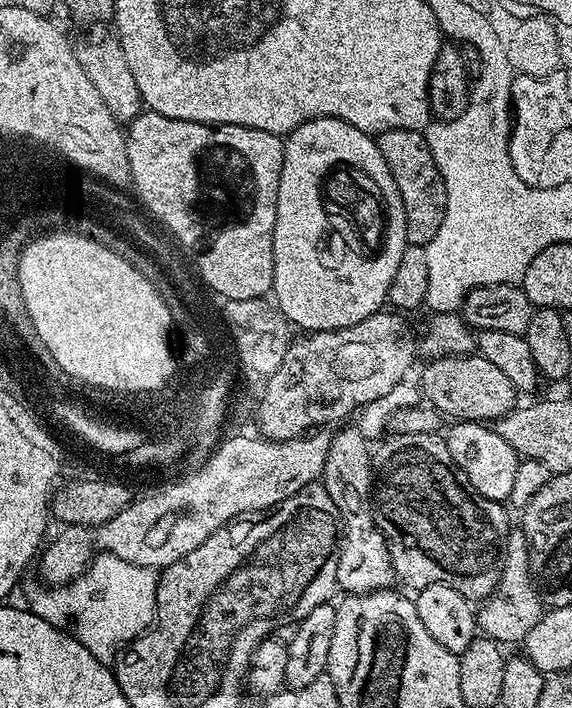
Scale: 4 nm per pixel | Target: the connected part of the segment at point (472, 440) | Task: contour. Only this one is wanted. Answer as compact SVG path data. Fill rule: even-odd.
M456 422L451 426L453 428L446 432L450 458L459 475L466 481L467 487L475 495L485 496L488 500L507 501L510 485L514 483L514 474L521 461L510 442L499 436L495 427L484 422Z

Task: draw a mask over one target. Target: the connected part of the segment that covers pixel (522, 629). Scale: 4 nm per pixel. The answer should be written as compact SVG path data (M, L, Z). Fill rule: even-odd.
M509 531L508 539L504 541L500 580L496 584L496 589L479 605L476 612L479 631L487 639L495 640L501 646L519 645L528 637L530 630L534 630L545 611L546 605L532 584L532 575L528 569L528 543L523 531Z

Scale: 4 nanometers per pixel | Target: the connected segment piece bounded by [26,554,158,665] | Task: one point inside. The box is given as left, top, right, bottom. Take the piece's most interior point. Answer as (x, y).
(114, 602)

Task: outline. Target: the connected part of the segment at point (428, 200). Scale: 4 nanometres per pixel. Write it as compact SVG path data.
M391 128L379 133L375 141L378 150L382 150L382 158L386 158L386 166L390 166L390 174L402 198L408 243L426 246L434 234L438 234L438 226L442 226L446 190L442 174L434 162L434 156L430 154L430 146L424 140L424 133L420 130Z

